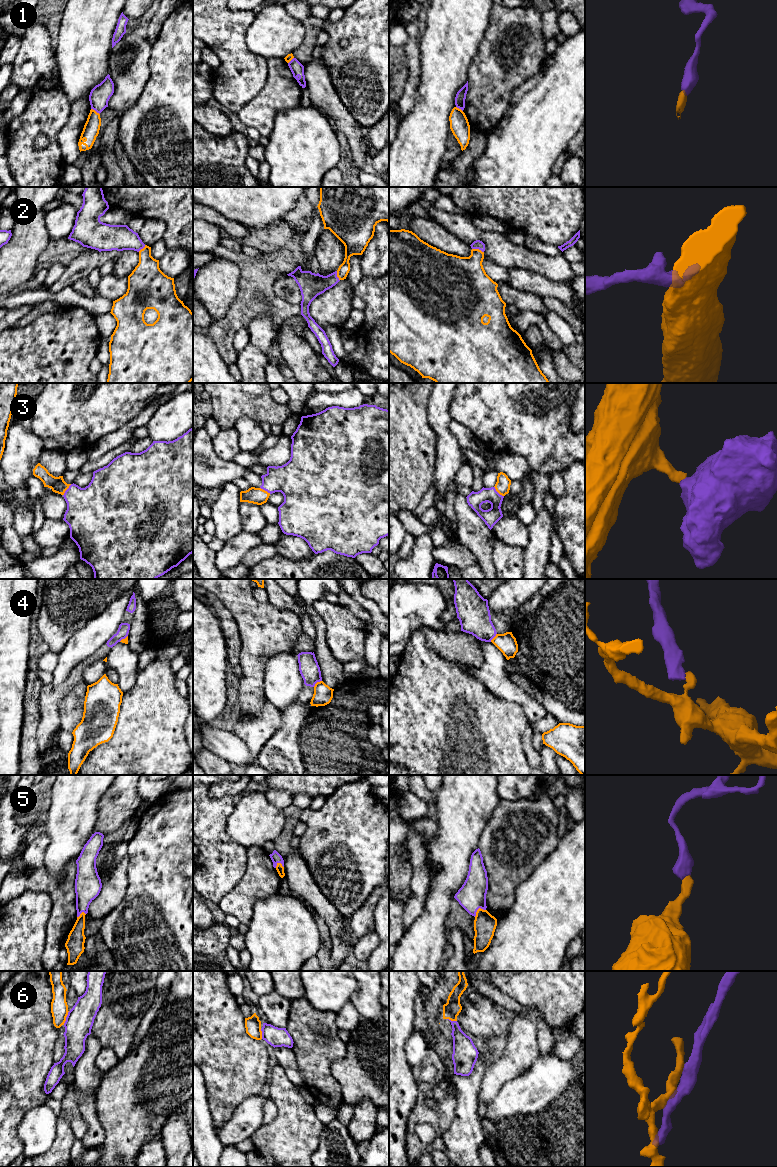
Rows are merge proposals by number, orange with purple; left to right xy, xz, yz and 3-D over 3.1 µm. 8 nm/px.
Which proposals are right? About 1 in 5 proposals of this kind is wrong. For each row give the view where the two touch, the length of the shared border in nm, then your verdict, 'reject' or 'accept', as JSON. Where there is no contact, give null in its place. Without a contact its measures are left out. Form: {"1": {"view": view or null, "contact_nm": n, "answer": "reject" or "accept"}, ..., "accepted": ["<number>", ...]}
{"1": {"view": "xy", "contact_nm": 90, "answer": "reject"}, "2": {"view": "yz", "contact_nm": 100, "answer": "accept"}, "3": {"view": "yz", "contact_nm": 120, "answer": "accept"}, "4": {"view": "xz", "contact_nm": 90, "answer": "reject"}, "5": {"view": "yz", "contact_nm": 110, "answer": "accept"}, "6": {"view": "xy", "contact_nm": 120, "answer": "reject"}, "accepted": ["2", "3", "5"]}

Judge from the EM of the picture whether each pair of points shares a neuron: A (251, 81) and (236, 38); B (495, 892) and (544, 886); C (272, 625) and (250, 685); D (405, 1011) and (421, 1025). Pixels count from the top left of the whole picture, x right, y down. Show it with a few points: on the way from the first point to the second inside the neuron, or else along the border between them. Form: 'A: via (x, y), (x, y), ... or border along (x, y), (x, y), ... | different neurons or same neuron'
A: via (244, 70), (236, 61), (236, 49) | same neuron
B: border along (531, 873), (515, 889), (514, 902), (506, 912) | different neurons
C: via (261, 640), (253, 656), (253, 670) | same neuron
D: border along (417, 996), (414, 1002), (412, 1030) | different neurons

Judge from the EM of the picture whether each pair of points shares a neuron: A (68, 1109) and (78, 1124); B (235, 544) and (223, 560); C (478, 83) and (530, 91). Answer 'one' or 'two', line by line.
A: one
B: one
C: two

